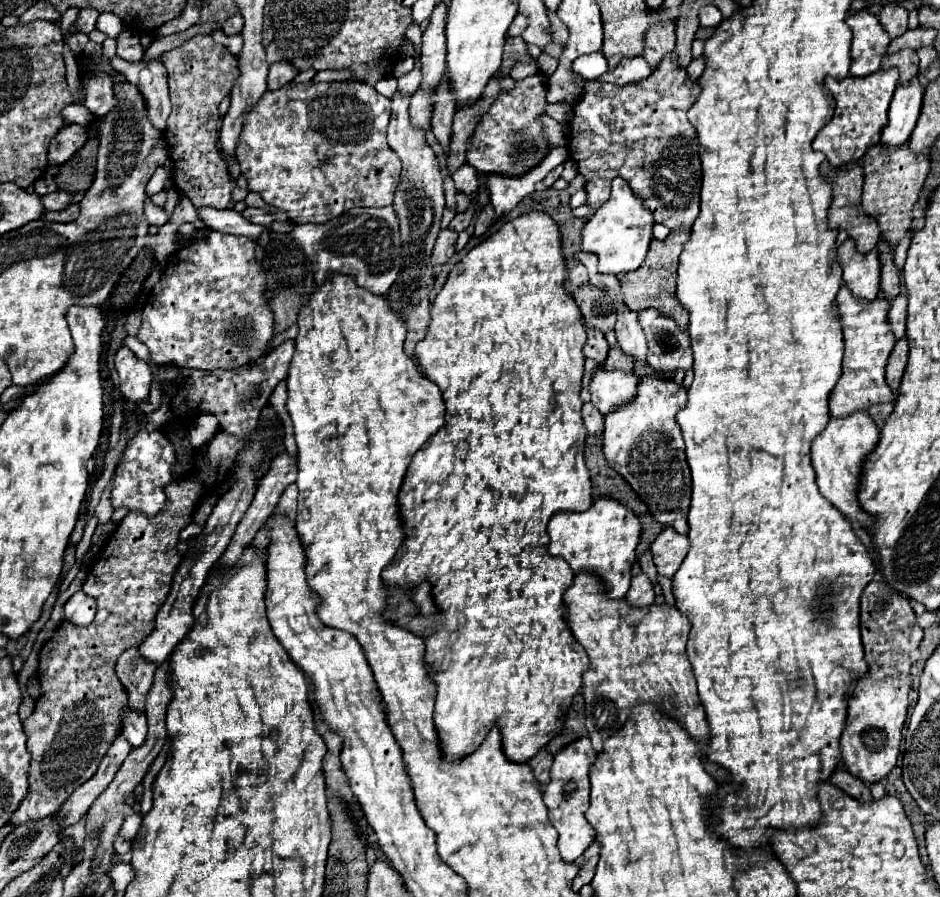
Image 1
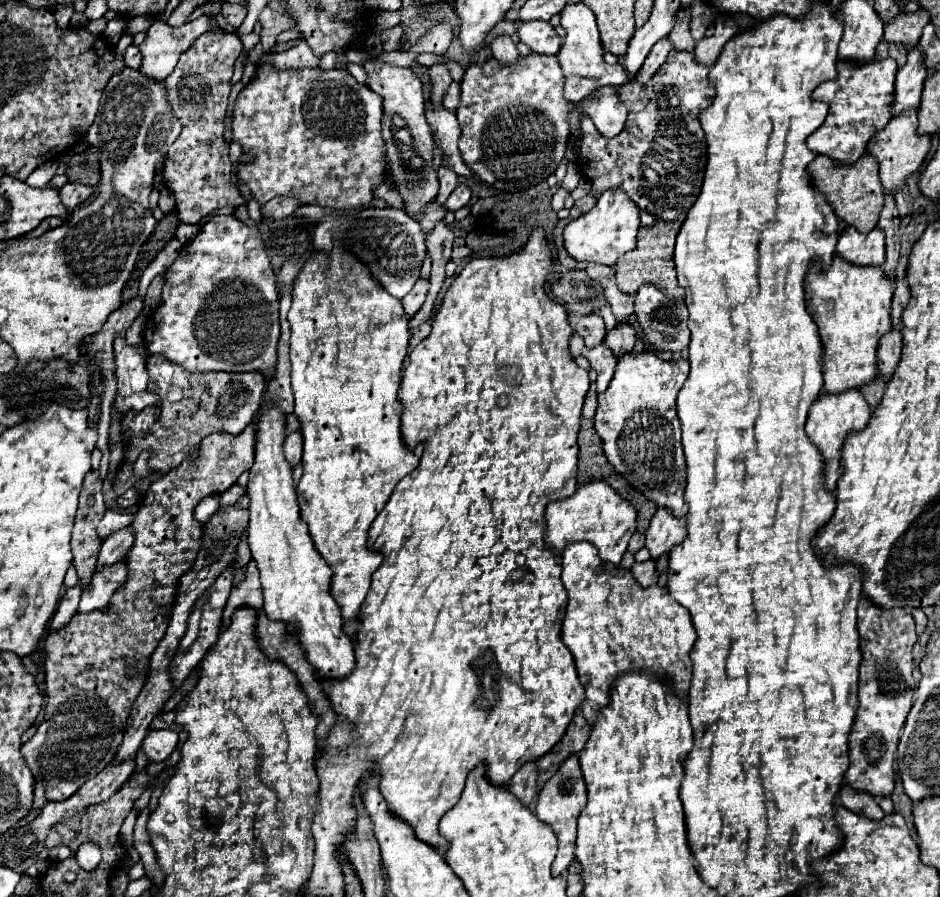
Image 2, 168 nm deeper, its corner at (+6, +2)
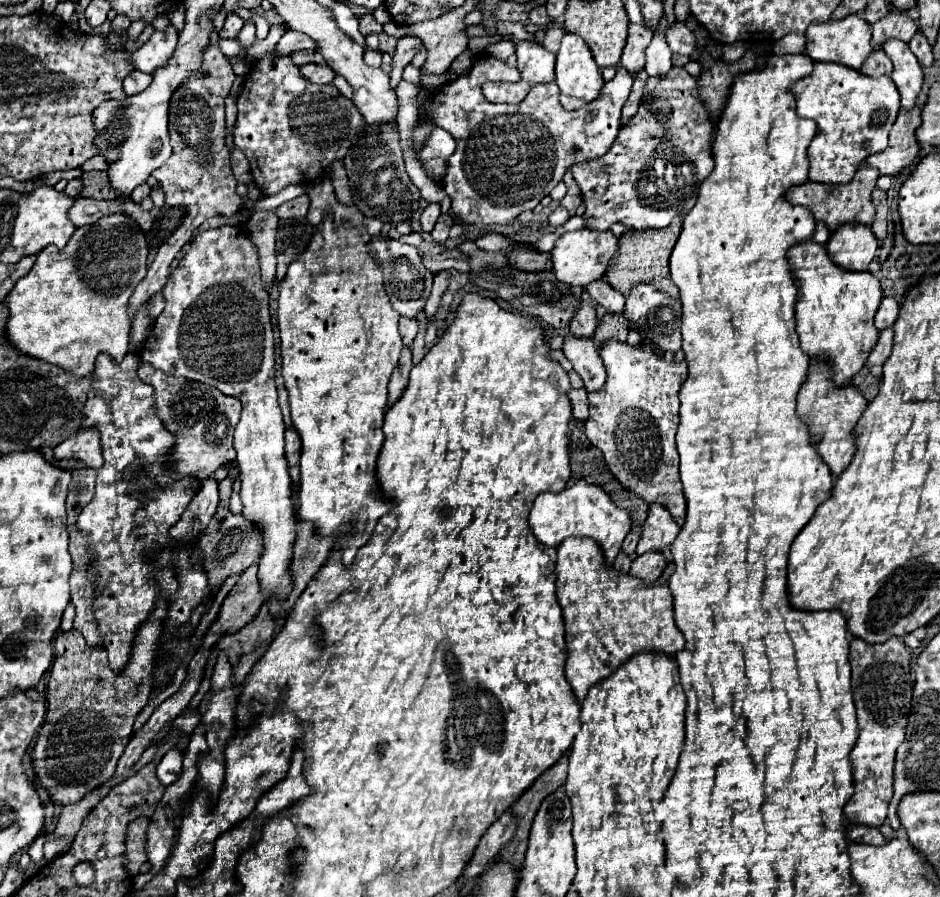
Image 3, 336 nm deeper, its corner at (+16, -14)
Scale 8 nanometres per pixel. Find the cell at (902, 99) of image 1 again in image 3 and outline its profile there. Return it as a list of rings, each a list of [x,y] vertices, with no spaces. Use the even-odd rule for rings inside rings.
[[[888,40],[882,46],[882,50],[888,54],[888,58],[894,64],[892,80],[900,92],[900,102],[902,102],[900,108],[912,110],[916,106],[916,96],[922,88],[922,78],[924,78],[922,68],[906,42]]]

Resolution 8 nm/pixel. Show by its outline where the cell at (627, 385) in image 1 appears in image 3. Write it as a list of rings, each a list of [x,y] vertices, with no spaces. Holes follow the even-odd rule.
[[[568,336],[562,352],[574,364],[574,370],[584,380],[584,388],[588,392],[598,392],[604,386],[606,368],[592,340],[580,340],[580,338]]]

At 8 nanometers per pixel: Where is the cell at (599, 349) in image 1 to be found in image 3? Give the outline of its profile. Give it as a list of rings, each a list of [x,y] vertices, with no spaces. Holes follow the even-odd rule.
[[[584,302],[580,306],[580,312],[576,312],[576,316],[572,318],[568,330],[574,338],[592,338],[596,326],[598,326],[598,320],[594,312],[594,302]]]

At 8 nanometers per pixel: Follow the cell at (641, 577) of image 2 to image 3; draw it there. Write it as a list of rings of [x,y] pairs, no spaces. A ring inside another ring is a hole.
[[[646,552],[632,562],[630,576],[638,578],[644,586],[650,586],[660,578],[664,564],[666,564],[666,560],[664,560],[662,552]]]

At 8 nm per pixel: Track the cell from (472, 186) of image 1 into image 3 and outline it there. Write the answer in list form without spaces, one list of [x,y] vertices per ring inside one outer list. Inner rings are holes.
[[[446,212],[446,214],[440,214],[434,230],[430,232],[432,238],[436,240],[436,244],[444,244],[444,240],[448,238],[448,230],[450,230],[452,224],[454,224],[454,218],[452,218],[448,212]]]

